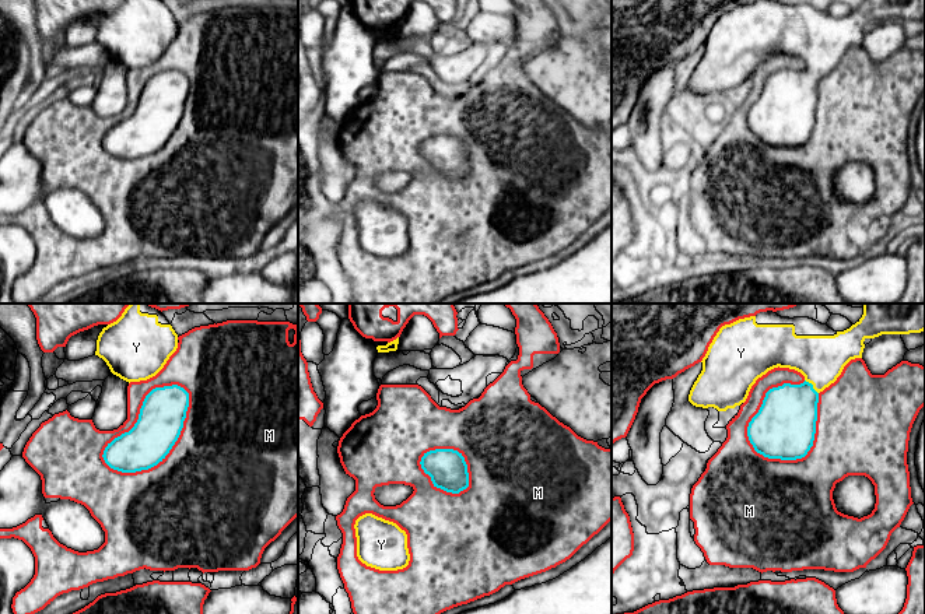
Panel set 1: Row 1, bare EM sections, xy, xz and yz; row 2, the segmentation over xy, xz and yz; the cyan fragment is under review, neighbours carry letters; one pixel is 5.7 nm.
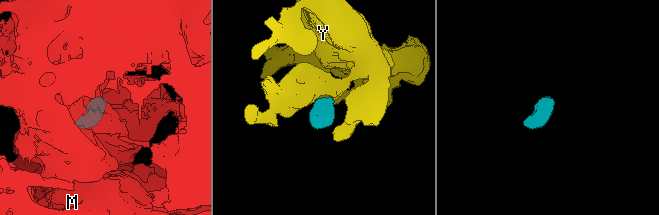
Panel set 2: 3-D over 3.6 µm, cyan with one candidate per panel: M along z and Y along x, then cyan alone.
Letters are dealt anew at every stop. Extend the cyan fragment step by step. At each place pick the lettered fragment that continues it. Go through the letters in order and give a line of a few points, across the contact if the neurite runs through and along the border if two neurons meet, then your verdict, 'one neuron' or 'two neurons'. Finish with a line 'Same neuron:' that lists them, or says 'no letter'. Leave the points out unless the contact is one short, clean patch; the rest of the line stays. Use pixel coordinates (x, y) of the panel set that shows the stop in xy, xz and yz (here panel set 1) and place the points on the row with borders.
M: two neurons
Y: line yz (787, 418), (812, 386), (820, 371), (820, 358); one neuron
Same neuron: Y

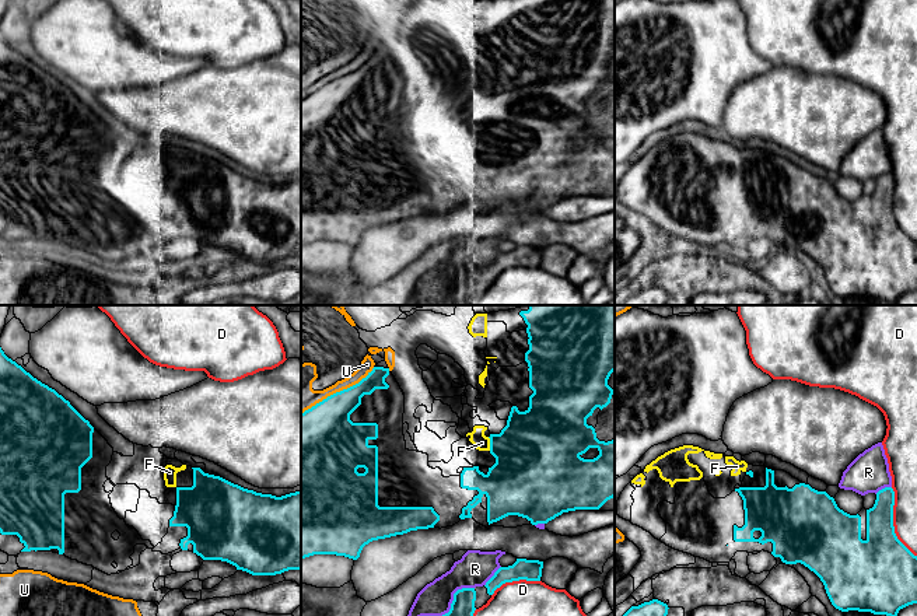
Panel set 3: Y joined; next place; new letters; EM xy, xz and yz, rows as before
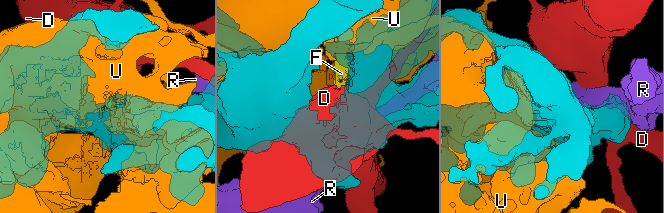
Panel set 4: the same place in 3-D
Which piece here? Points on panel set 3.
D: two neurons
F: one neuron
R: two neurons
U: two neurons
Same neuron: F

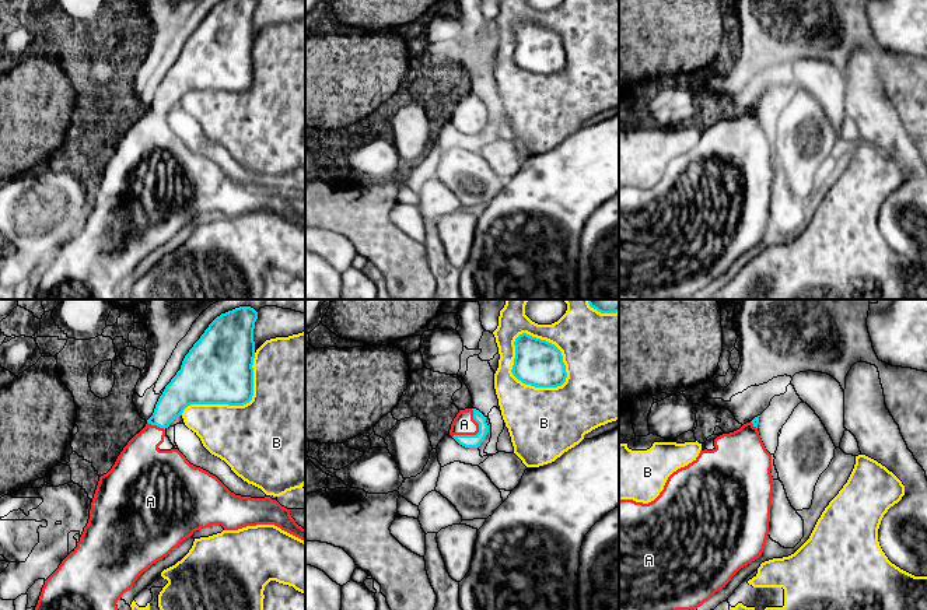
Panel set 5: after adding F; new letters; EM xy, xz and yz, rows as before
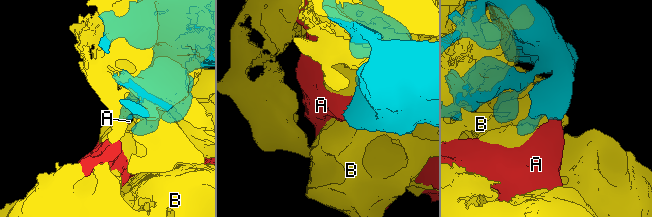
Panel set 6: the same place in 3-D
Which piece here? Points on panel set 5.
A: line xz (468, 441), (478, 433), (464, 424); one neuron
B: two neurons
Same neuron: A

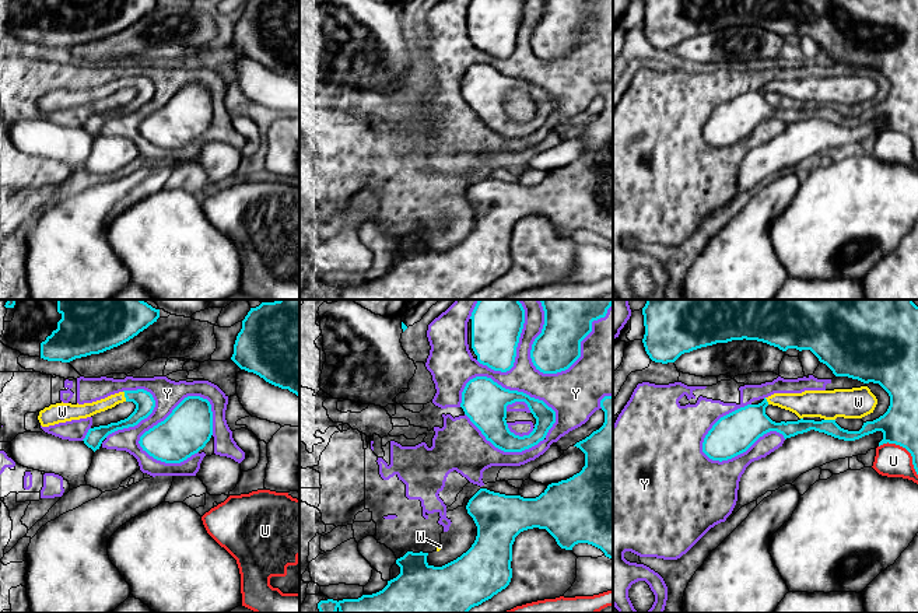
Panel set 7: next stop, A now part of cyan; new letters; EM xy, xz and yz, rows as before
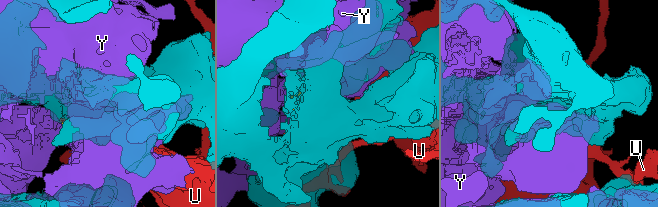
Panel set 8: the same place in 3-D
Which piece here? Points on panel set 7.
U: two neurons
W: line yz (789, 428), (824, 426), (830, 420), (844, 403), (858, 402); one neuron
Y: two neurons
Same neuron: W

